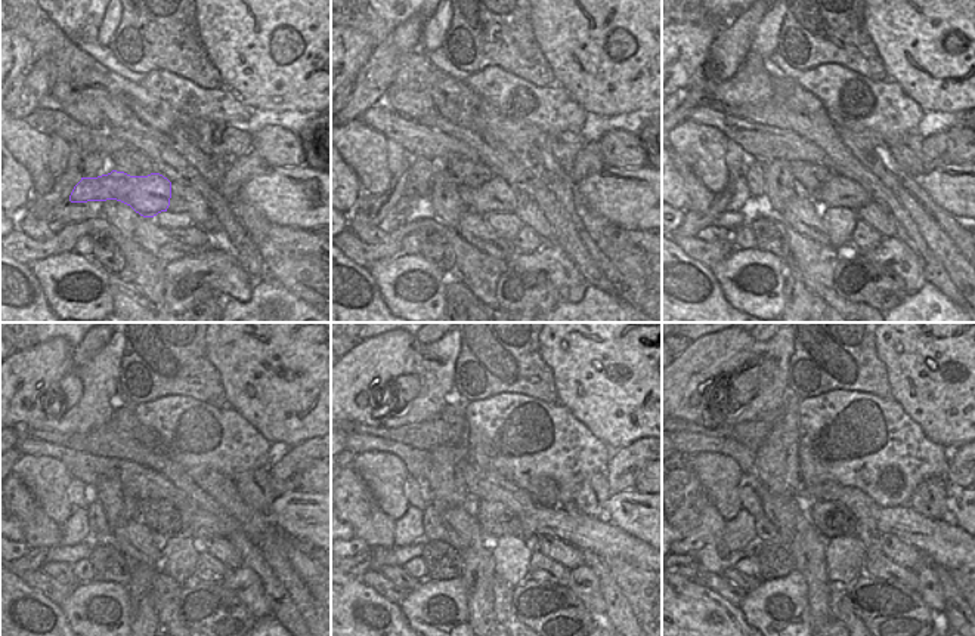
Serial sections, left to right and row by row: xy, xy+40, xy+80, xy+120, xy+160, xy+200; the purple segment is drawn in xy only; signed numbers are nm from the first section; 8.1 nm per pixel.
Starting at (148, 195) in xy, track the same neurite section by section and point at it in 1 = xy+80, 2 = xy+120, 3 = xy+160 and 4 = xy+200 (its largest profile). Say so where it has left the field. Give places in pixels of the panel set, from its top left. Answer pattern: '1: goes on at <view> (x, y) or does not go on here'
1: goes on at xy+80 (839, 191)
2: goes on at xy+120 (200, 525)
3: goes on at xy+160 (568, 522)
4: goes on at xy+200 (943, 543)

